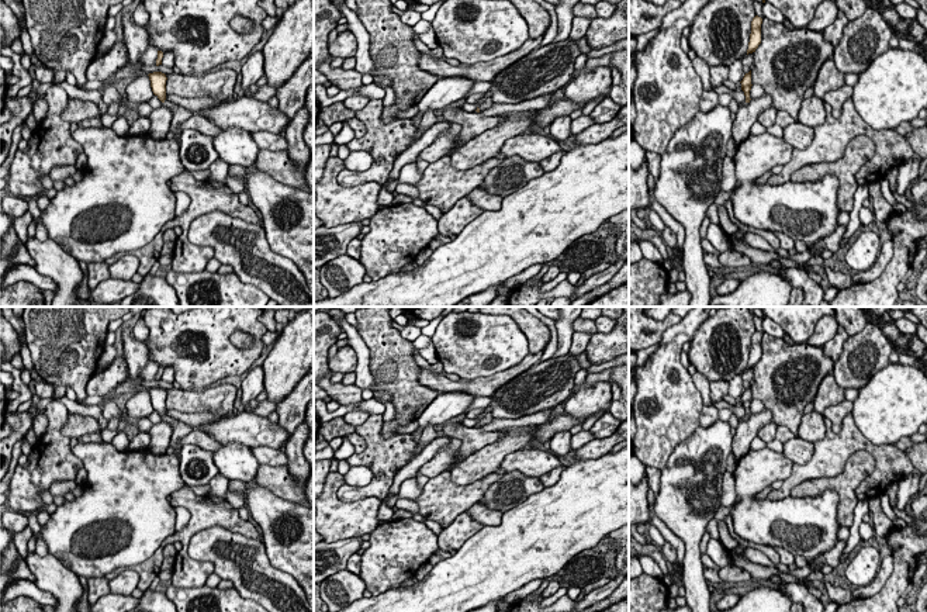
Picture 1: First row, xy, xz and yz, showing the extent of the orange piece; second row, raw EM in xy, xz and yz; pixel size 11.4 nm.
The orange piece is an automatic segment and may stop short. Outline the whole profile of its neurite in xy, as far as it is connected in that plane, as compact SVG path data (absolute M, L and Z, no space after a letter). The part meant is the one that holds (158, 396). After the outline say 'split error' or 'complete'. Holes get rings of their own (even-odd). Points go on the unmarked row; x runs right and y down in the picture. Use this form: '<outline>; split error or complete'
M153 387L149 388L149 395L151 395L151 402L153 409L162 416L162 419L165 422L169 422L173 426L173 433L170 438L170 446L174 449L174 456L177 456L180 459L180 450L181 450L181 445L179 443L179 440L188 435L190 432L193 432L194 428L169 416L166 414L166 390L162 387Z; split error

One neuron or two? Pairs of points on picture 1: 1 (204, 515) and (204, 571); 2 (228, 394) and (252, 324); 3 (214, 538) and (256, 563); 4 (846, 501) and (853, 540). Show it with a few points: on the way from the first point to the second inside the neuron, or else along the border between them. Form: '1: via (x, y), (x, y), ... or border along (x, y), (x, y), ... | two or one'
1: via (189, 531), (184, 535), (184, 557), (189, 562) | one
2: border along (218, 381), (204, 390) | two
3: via (224, 545), (246, 563) | one
4: border along (858, 498), (854, 507), (854, 522), (850, 528) | two

